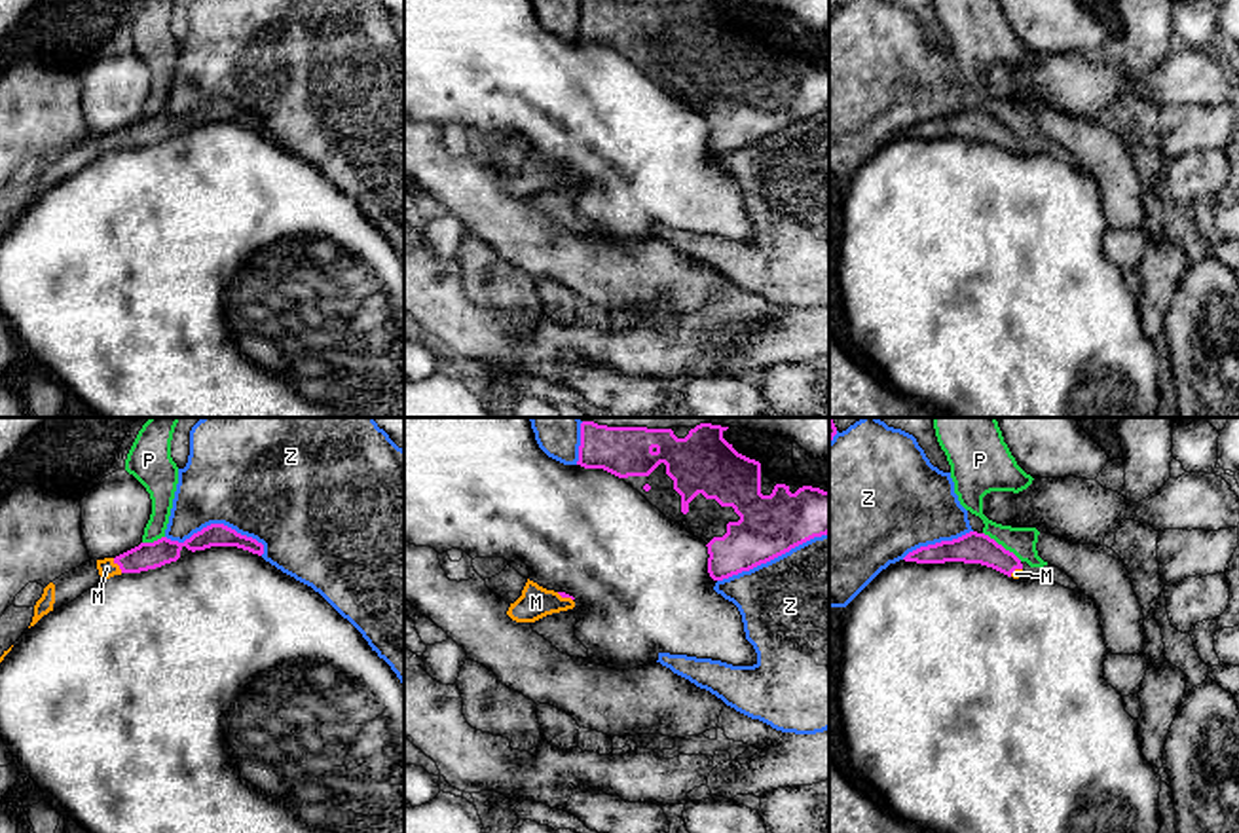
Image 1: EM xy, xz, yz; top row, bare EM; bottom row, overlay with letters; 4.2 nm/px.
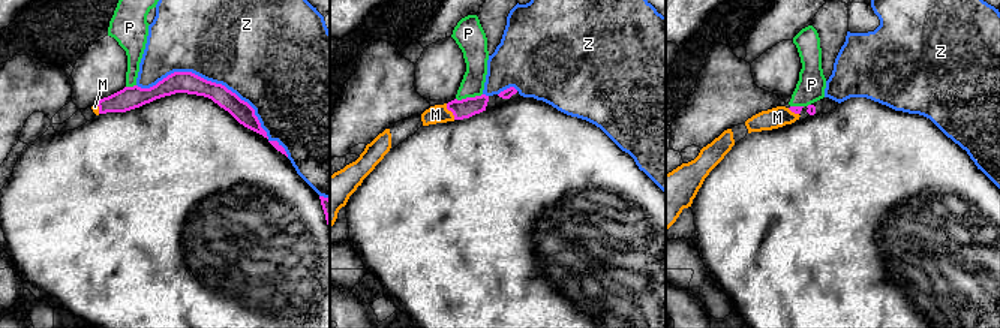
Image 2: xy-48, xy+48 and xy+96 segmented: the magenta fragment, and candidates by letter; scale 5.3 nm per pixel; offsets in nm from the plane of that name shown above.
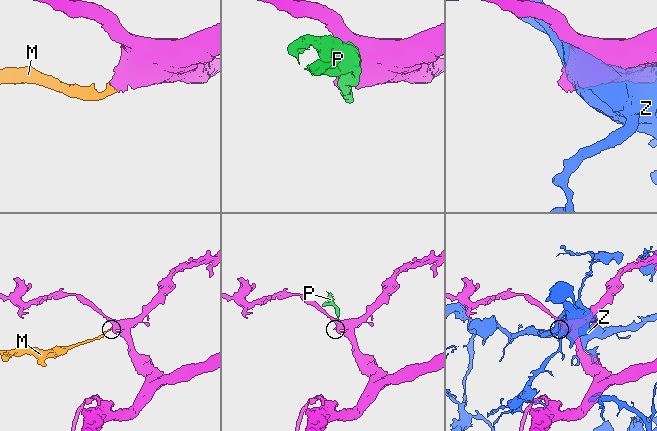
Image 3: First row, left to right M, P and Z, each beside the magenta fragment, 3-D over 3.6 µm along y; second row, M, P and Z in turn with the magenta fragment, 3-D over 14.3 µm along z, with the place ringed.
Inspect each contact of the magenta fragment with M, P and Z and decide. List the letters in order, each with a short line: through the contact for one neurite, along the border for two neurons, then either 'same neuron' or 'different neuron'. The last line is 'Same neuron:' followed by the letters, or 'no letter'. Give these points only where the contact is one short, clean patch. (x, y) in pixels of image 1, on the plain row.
M: line xy (145, 131), (118, 139), (107, 143); same neuron
P: line yz (983, 107), (1021, 135); different neuron
Z: different neuron
Same neuron: M

